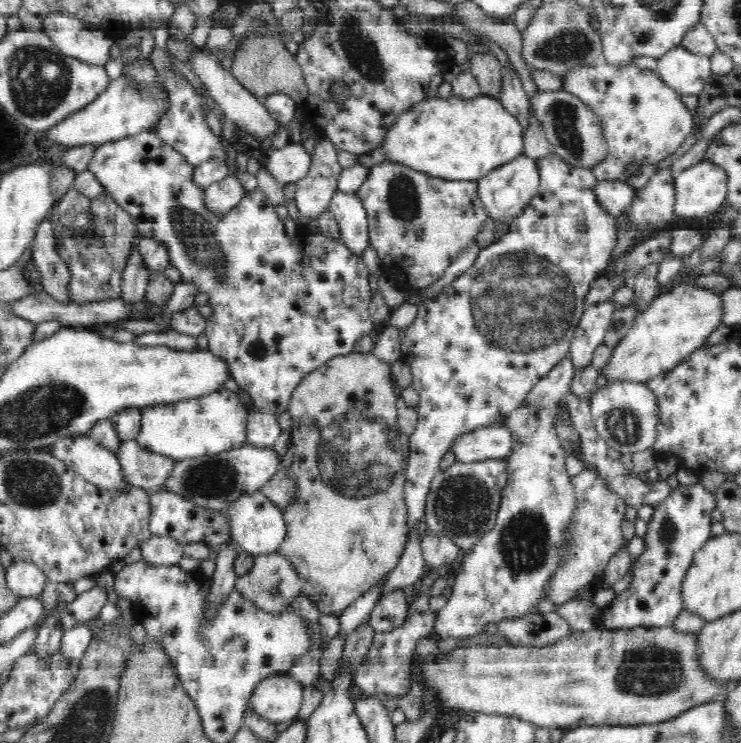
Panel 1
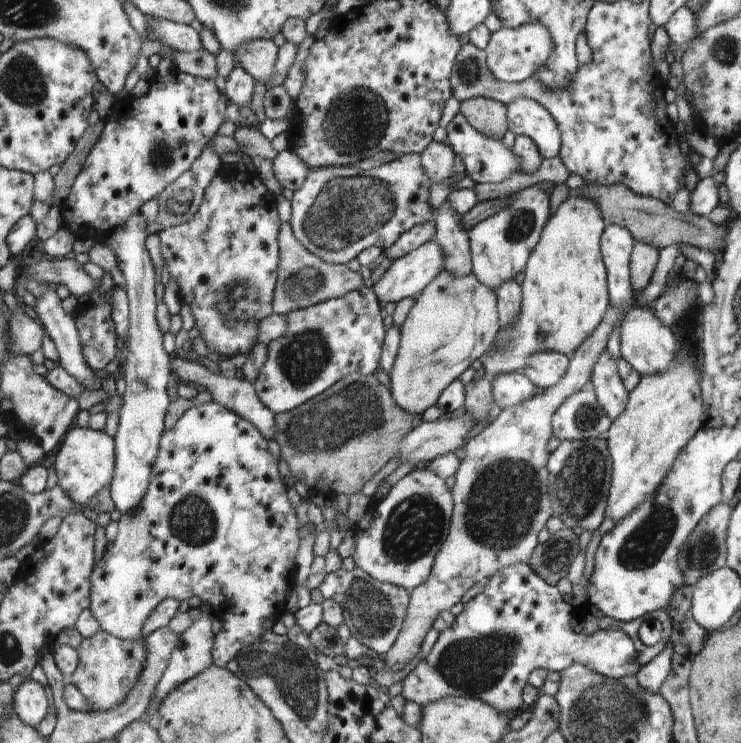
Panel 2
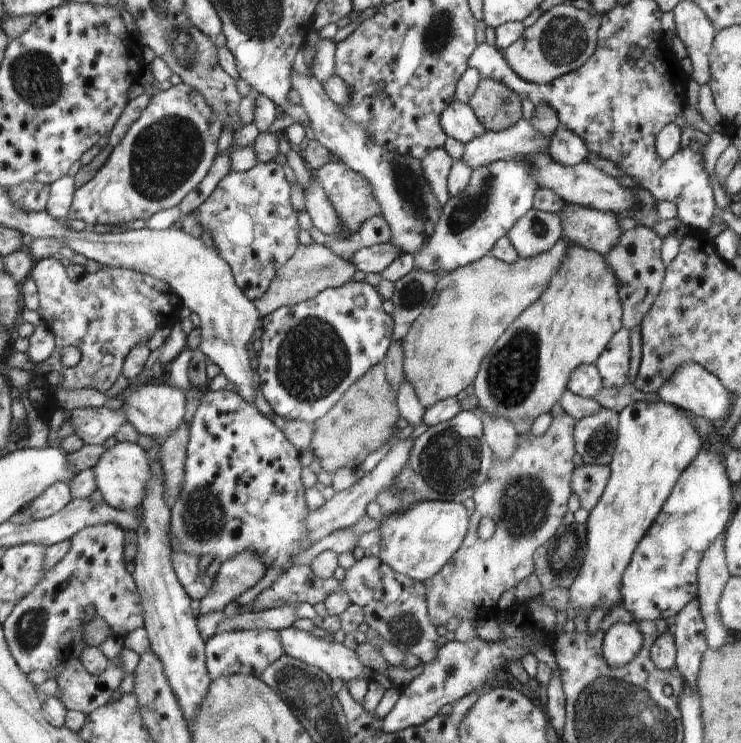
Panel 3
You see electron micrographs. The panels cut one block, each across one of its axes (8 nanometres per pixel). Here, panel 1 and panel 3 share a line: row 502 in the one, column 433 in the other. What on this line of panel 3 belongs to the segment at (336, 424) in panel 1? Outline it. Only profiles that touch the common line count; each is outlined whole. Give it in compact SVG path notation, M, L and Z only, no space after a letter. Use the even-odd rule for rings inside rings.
M560 239L550 251L512 264L486 255L475 263L439 277L433 297L401 340L403 371L425 408L456 397L475 382L476 372L503 332L540 299L560 263L567 258L569 244Z

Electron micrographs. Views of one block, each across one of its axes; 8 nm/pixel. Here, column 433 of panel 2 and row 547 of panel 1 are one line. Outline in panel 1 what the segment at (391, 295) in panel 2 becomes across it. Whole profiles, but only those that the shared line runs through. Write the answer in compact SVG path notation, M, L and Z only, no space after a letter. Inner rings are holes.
M259 492L230 502L223 515L230 527L231 540L238 544L242 551L251 555L256 554L259 557L260 554L274 554L287 537L287 522L284 521L282 510Z

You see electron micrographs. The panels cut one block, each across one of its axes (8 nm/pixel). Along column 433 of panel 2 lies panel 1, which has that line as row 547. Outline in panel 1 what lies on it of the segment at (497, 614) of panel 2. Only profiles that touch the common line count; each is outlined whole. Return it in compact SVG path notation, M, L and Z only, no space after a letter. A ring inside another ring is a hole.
M697 483L693 486L679 485L664 501L652 506L653 516L647 524L647 533L644 537L645 551L635 563L630 564L630 570L633 570L630 587L616 594L616 598L608 607L601 608L600 627L602 629L656 629L673 626L676 617L684 608L681 600L681 582L692 564L694 554L698 553L712 536L710 534L712 512L717 505L716 496L710 490L706 490L702 484Z

